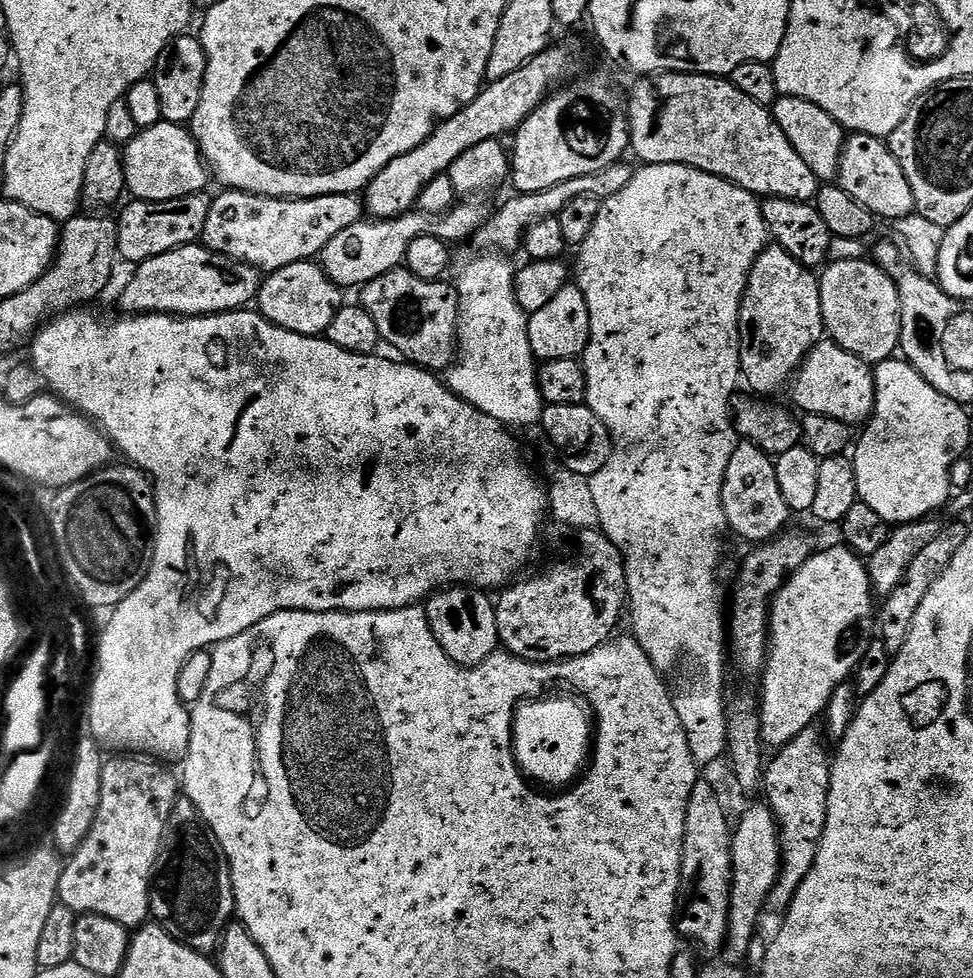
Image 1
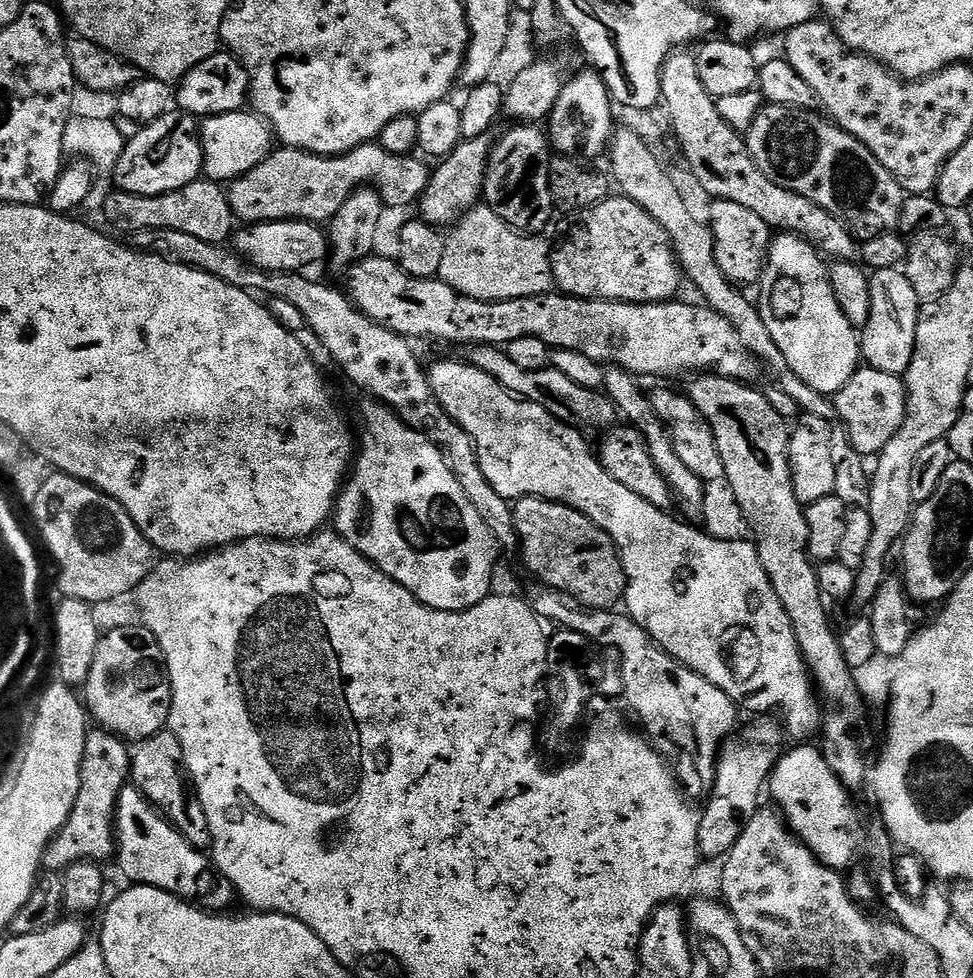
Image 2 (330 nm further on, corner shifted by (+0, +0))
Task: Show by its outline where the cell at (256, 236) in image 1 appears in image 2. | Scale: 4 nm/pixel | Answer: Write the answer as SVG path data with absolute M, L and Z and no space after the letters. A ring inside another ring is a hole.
M379 142L363 144L344 156L319 156L297 148L277 147L271 156L254 170L231 181L227 189L233 217L245 225L275 220L308 220L311 224L327 225L342 210L342 202L357 188L371 186L379 192L385 205L408 208L423 196L430 168L419 155L399 156L382 150Z

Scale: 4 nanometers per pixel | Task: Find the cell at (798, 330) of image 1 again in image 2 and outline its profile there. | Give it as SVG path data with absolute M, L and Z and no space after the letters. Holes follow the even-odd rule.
M713 199L710 209L710 227L716 243L714 258L722 274L732 285L755 285L764 274L764 265L768 263L768 247L774 239L773 229L762 222L758 214L746 210L746 206L738 206L738 202Z

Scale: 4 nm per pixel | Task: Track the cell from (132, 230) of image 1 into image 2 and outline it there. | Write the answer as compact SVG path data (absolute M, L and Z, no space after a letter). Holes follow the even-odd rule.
M207 178L195 180L182 186L182 190L174 190L161 196L139 196L119 190L109 191L102 215L108 219L110 227L125 234L142 230L183 230L193 238L202 238L202 242L215 244L224 244L234 236L234 217L227 191L217 181Z

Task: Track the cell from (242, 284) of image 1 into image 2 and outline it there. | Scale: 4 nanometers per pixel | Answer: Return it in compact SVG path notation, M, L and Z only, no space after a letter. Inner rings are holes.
M275 220L261 224L249 224L241 227L234 236L234 250L244 260L248 260L258 270L263 272L298 272L303 273L304 268L316 264L319 260L327 261L330 256L327 231L321 225L311 224L308 220Z

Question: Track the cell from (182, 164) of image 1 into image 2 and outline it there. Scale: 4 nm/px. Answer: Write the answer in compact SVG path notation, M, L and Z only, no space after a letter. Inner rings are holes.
M241 110L209 116L199 125L200 145L204 151L203 175L217 182L231 182L261 164L274 151L274 133L268 121L255 111Z

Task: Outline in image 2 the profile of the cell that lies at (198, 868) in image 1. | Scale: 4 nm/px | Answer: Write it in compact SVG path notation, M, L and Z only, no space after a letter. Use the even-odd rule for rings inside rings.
M171 730L156 732L150 738L135 741L131 754L131 787L141 792L153 808L159 810L164 819L174 825L195 848L207 849L212 843L210 826L196 796L196 789L188 779L188 769L184 767L184 755L178 738L174 738Z

